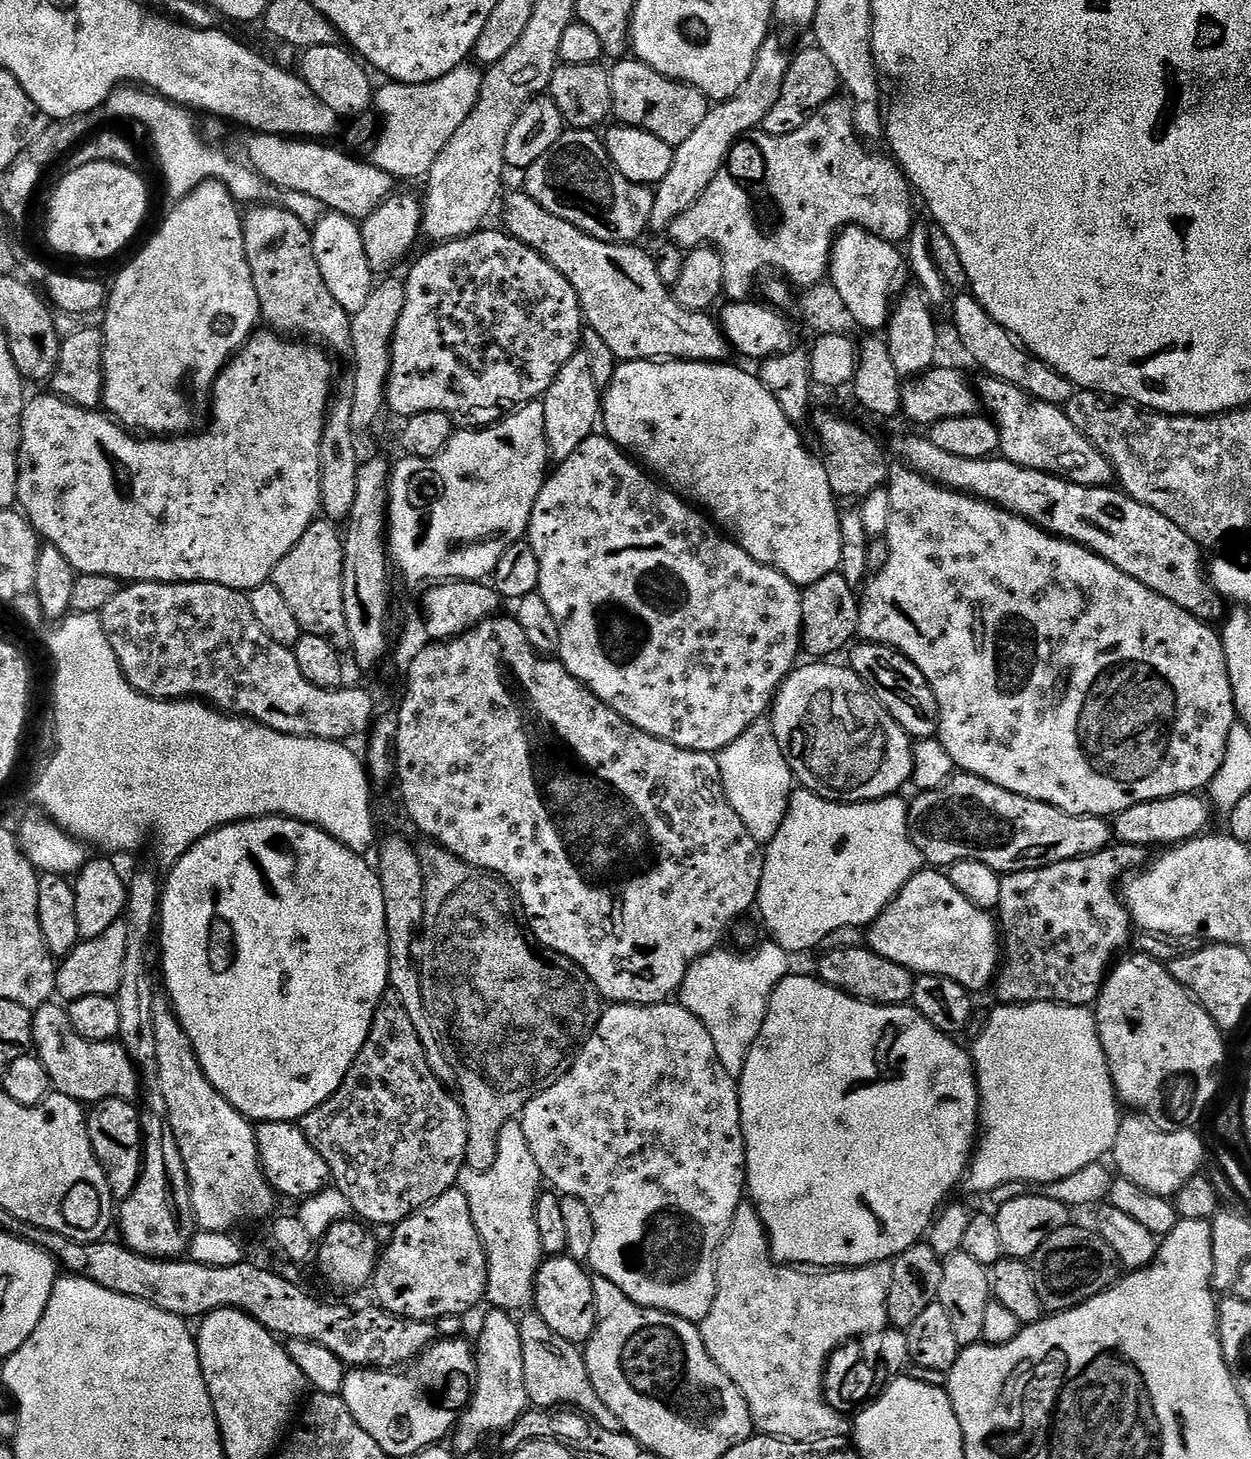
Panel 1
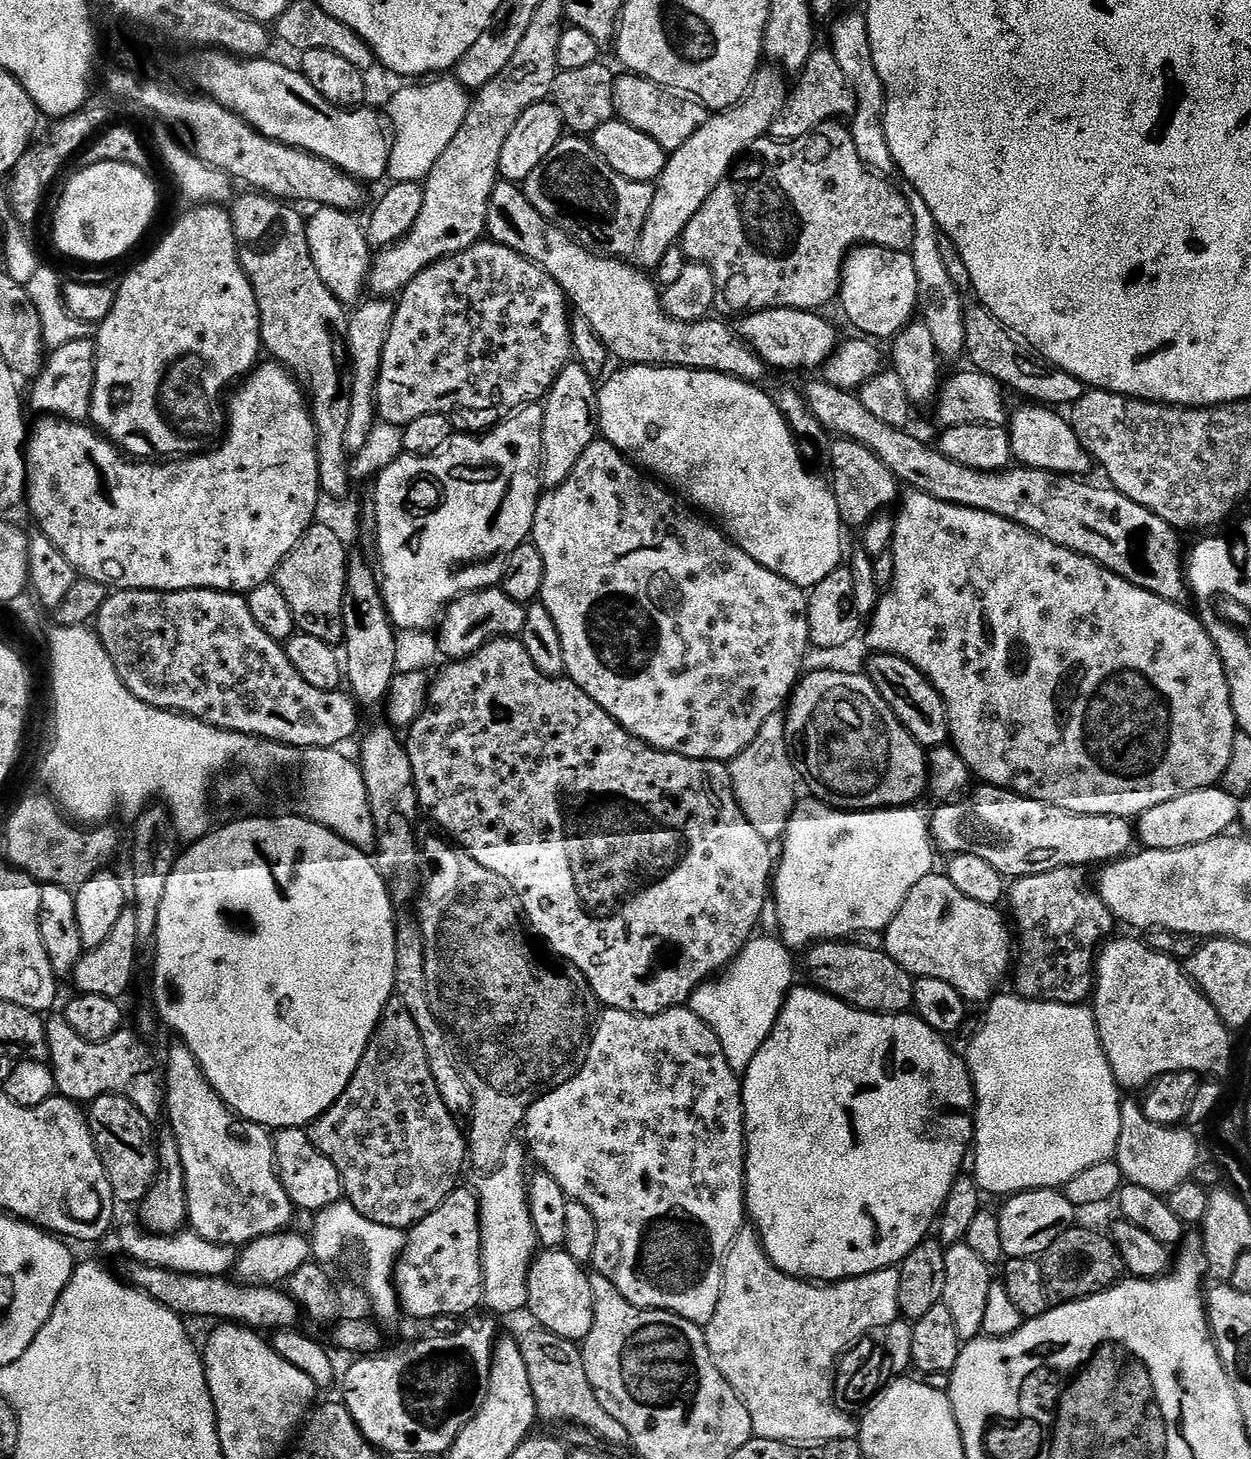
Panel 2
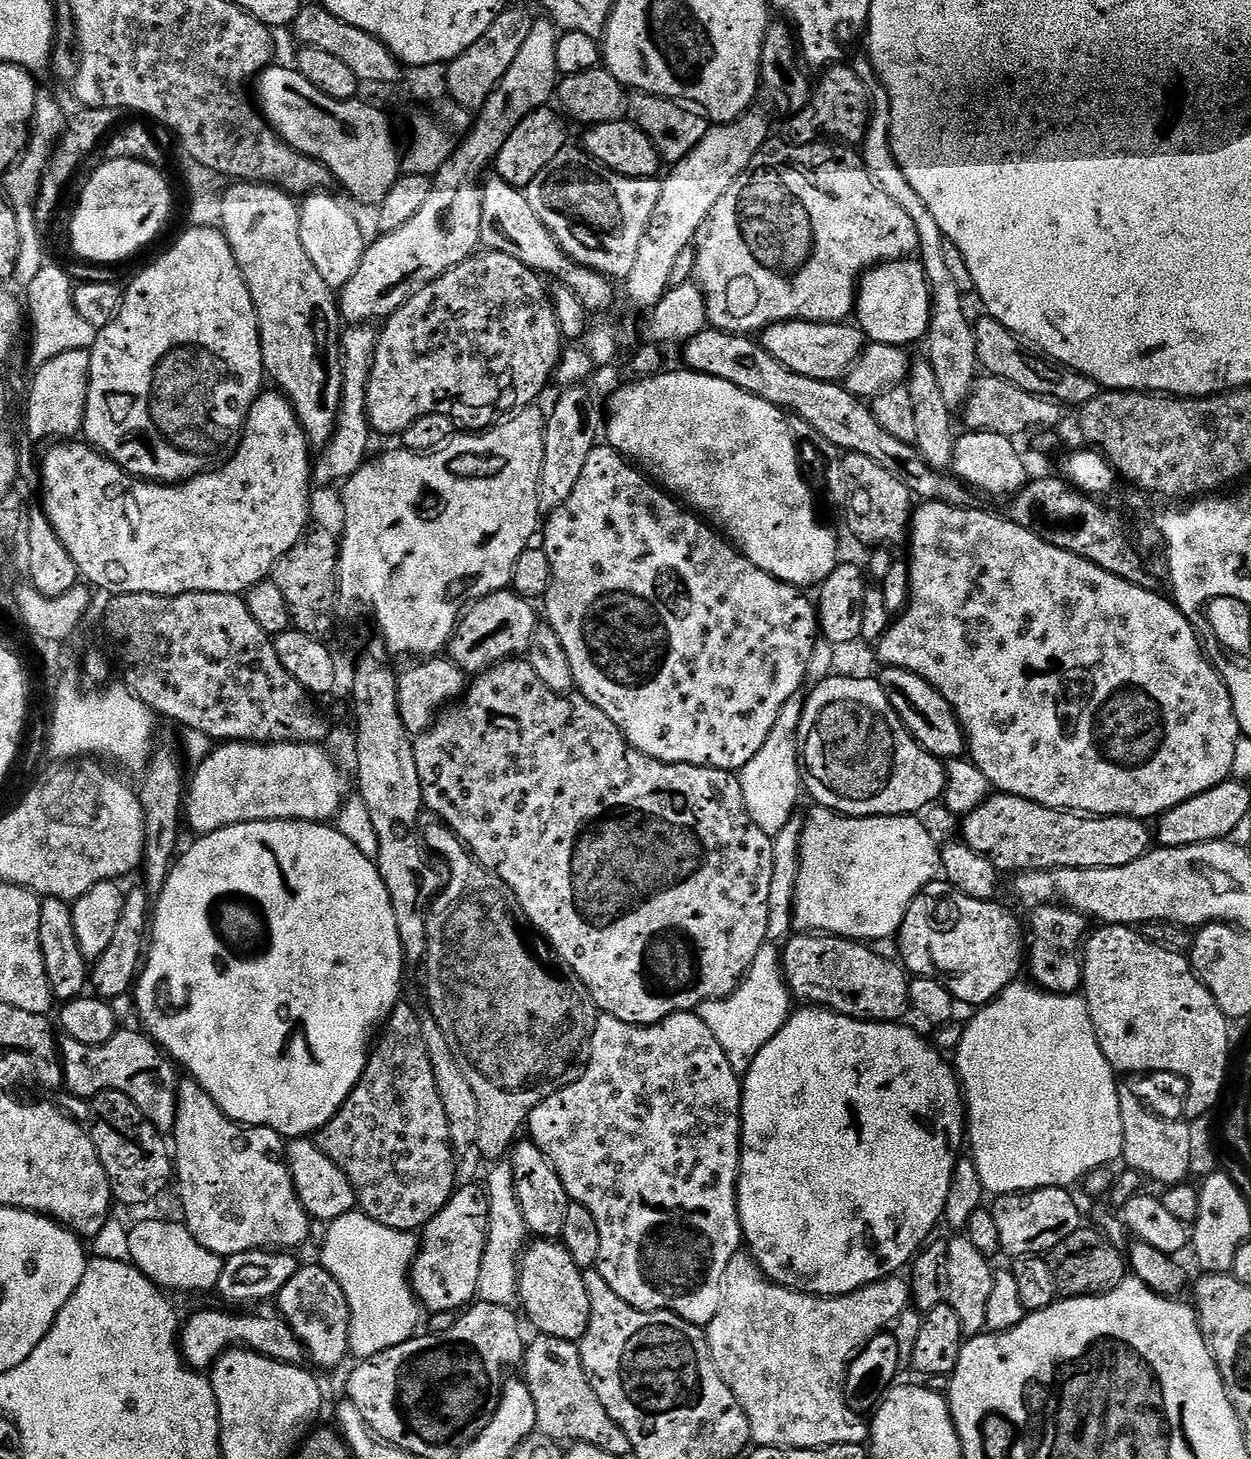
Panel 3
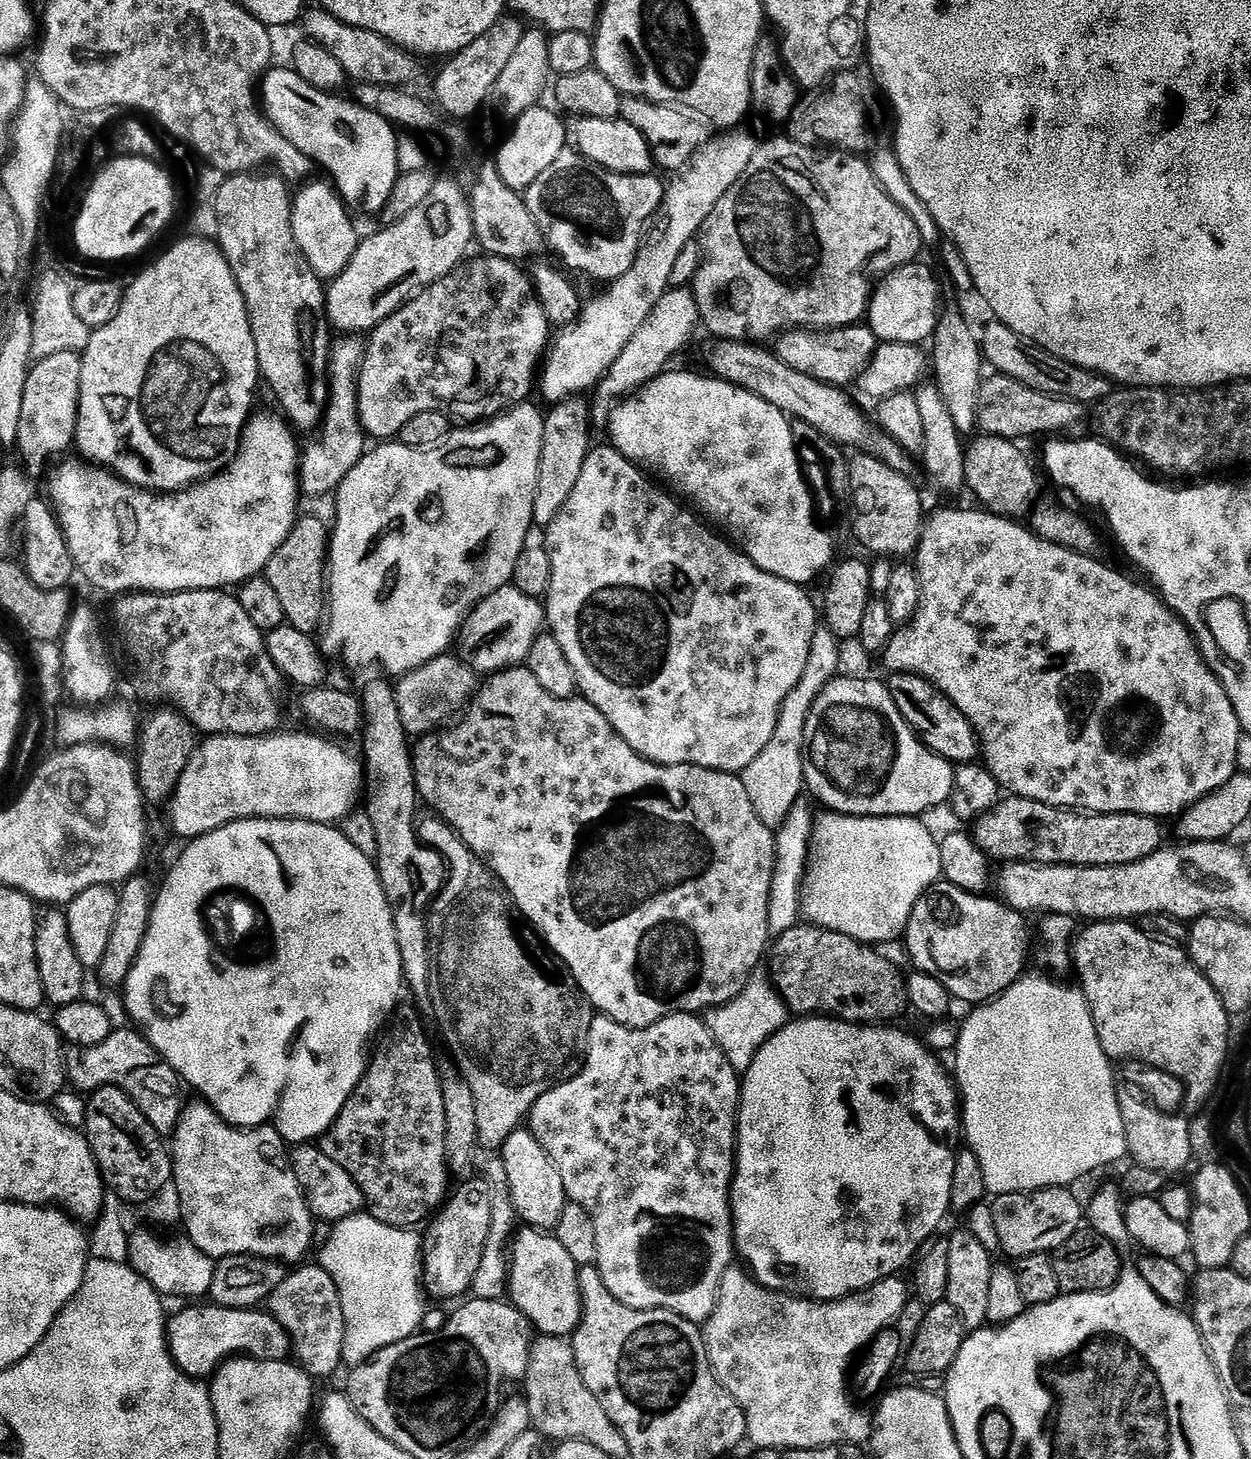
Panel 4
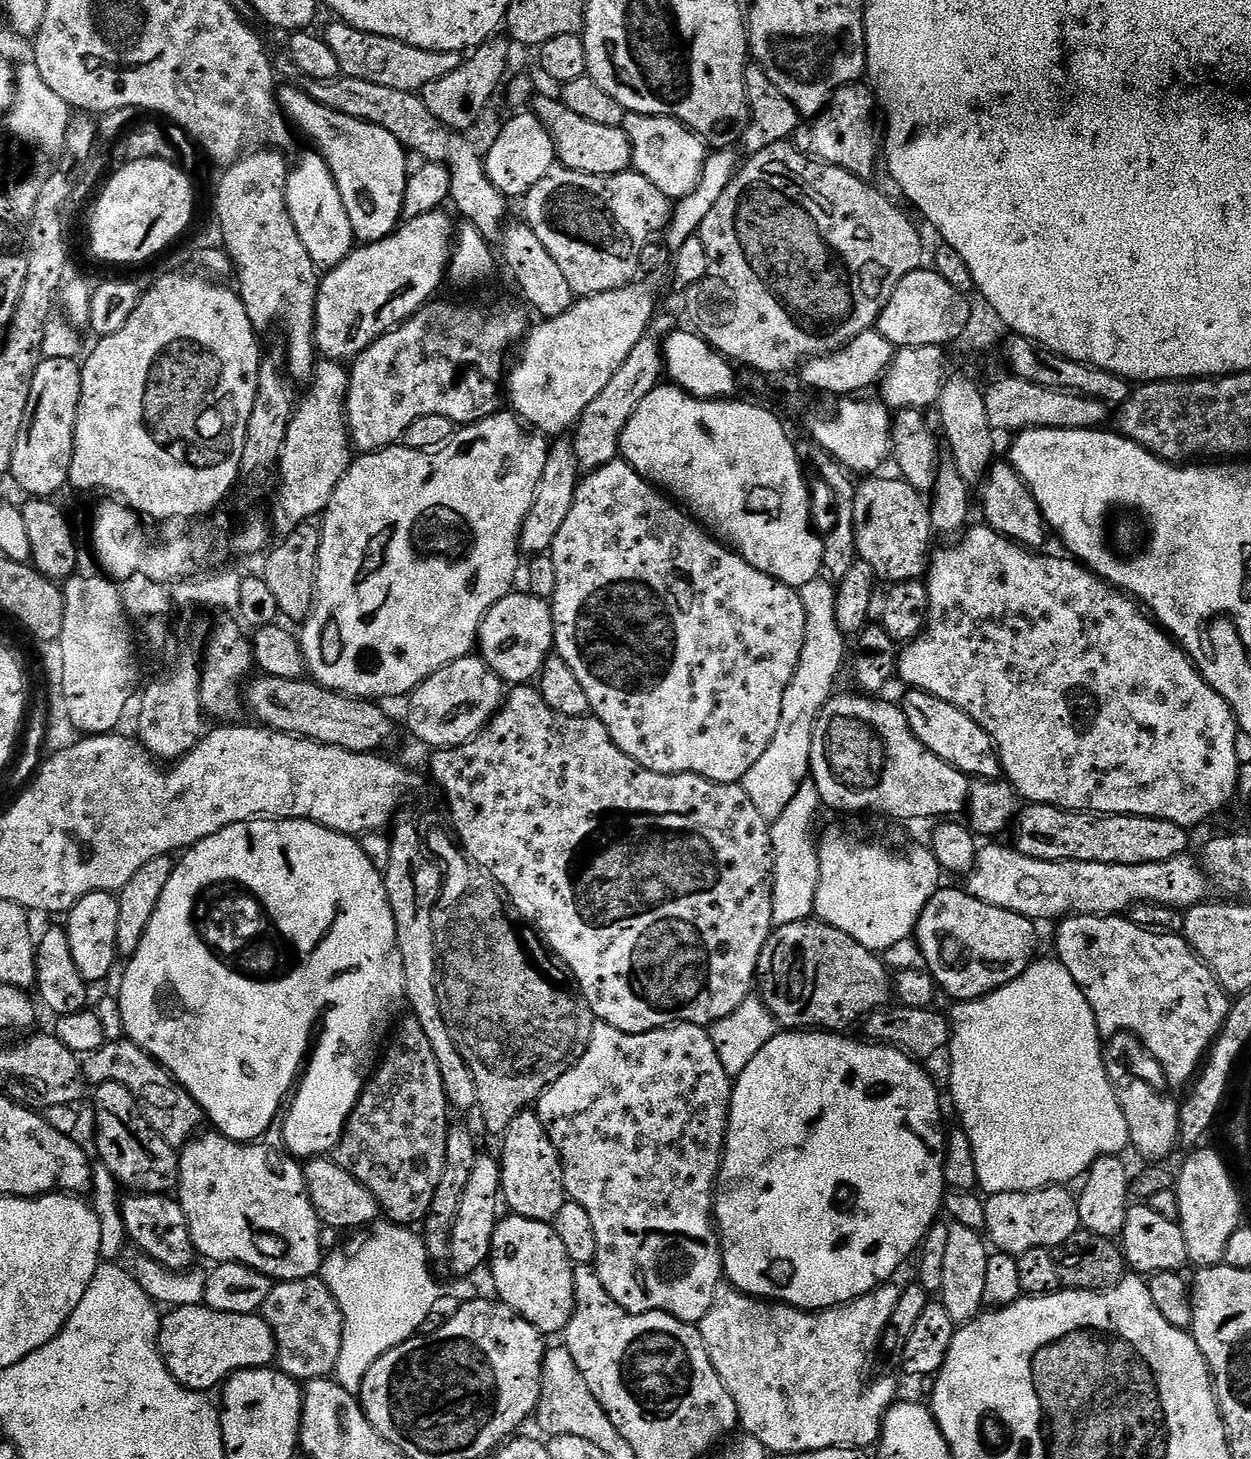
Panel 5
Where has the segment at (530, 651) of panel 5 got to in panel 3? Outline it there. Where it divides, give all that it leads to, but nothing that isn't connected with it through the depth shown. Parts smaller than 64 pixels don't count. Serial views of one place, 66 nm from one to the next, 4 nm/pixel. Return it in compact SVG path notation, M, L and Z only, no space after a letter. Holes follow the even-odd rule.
M504 589L473 601L461 615L453 637L446 646L449 659L466 674L478 674L503 660L523 655L532 641L538 617L527 599Z

